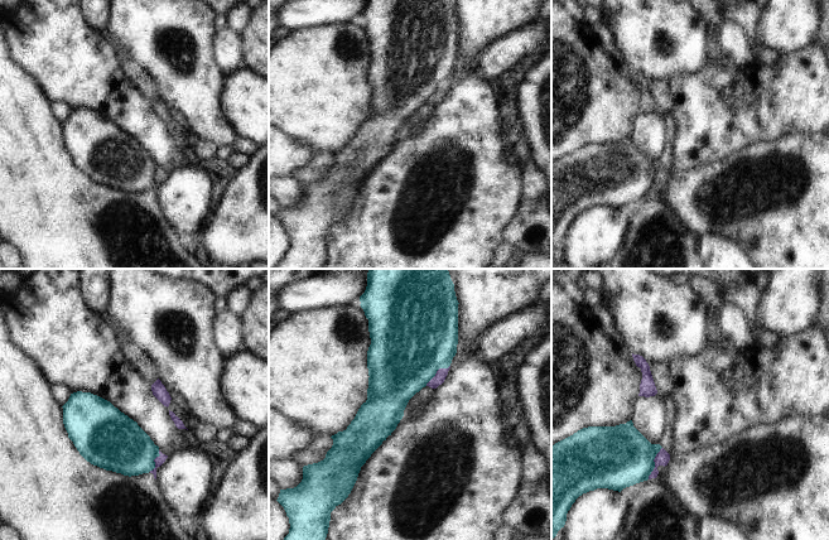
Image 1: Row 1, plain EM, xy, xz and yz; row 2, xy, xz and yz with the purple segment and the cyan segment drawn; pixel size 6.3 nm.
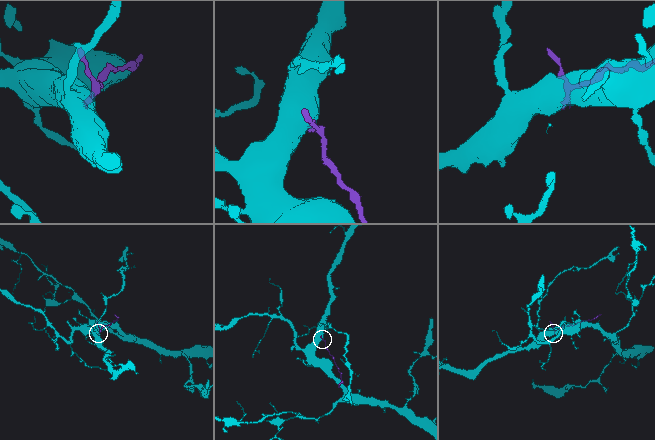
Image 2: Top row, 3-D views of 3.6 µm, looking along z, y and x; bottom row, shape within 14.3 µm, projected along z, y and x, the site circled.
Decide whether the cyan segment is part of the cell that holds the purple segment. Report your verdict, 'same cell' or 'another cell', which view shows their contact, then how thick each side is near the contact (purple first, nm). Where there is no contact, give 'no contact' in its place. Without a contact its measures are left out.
another cell; contact in yz; calibres 90 and 400 nm

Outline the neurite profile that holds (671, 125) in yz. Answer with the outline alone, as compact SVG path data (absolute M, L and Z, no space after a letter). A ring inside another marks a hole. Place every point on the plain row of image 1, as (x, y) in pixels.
M666 115L665 121L666 121L666 144L660 163L670 172L670 174L673 174L676 172L673 163L673 144L678 134L678 122L674 115Z

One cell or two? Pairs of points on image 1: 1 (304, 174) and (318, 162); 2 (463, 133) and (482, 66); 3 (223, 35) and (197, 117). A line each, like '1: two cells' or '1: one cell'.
1: one cell
2: two cells
3: two cells

